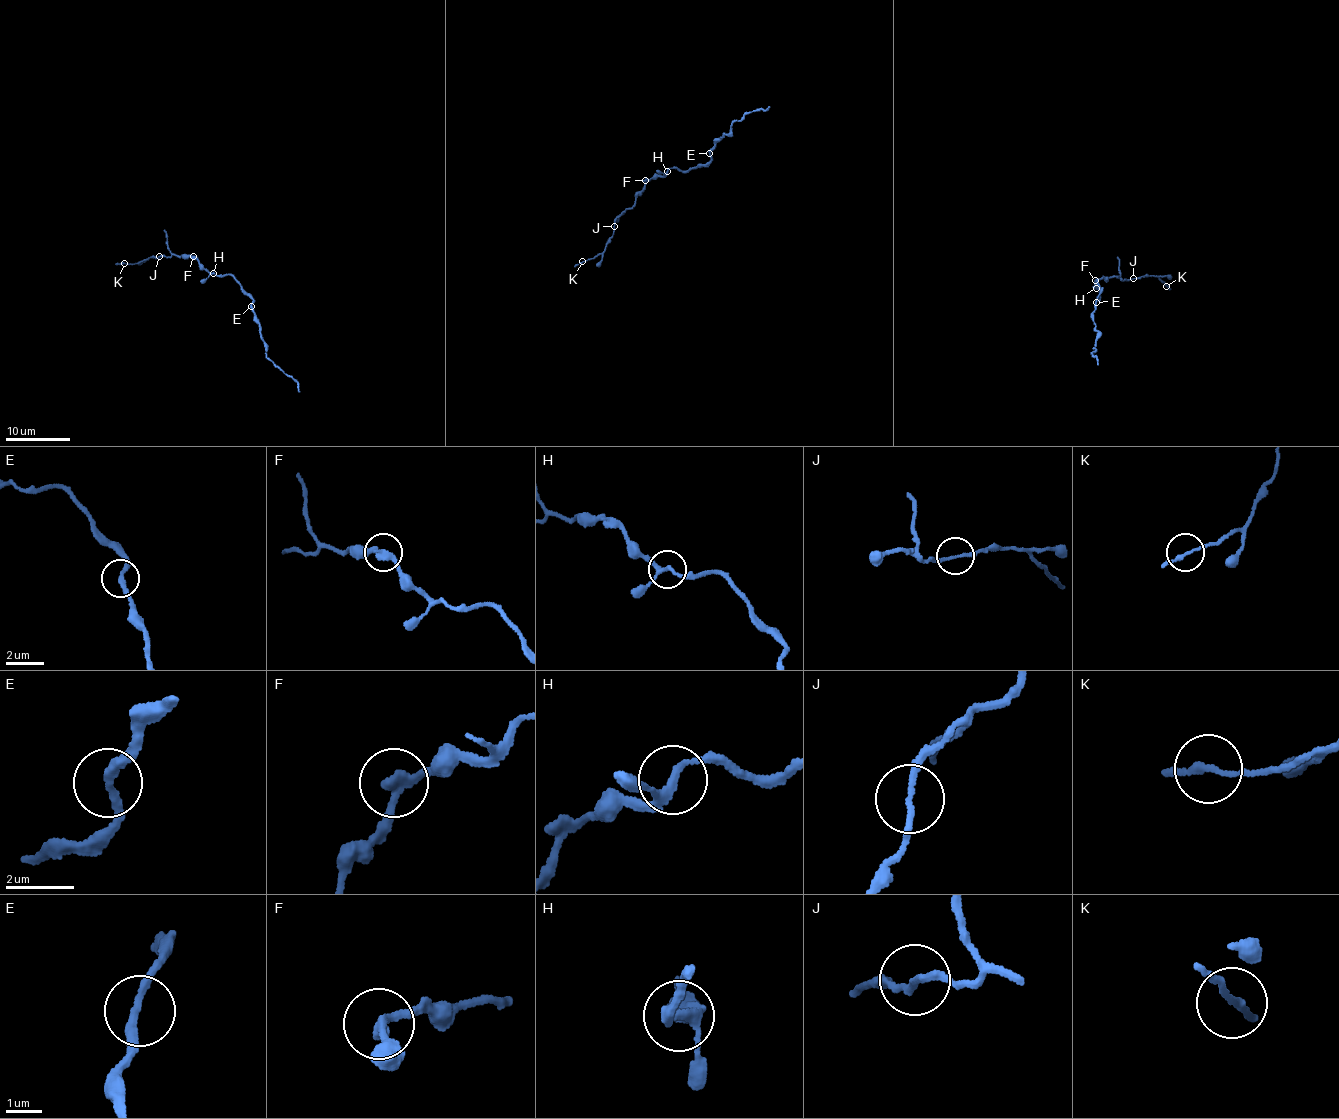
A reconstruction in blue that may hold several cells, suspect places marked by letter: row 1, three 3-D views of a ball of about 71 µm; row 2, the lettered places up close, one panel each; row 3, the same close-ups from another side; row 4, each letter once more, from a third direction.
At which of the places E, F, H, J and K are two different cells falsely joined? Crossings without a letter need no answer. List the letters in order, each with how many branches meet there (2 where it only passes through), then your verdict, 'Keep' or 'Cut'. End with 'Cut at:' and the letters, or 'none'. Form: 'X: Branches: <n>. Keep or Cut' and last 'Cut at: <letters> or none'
E: Branches: 2. Keep
F: Branches: 2. Keep
H: Branches: 3. Keep
J: Branches: 2. Keep
K: Branches: 2. Keep
Cut at: none

